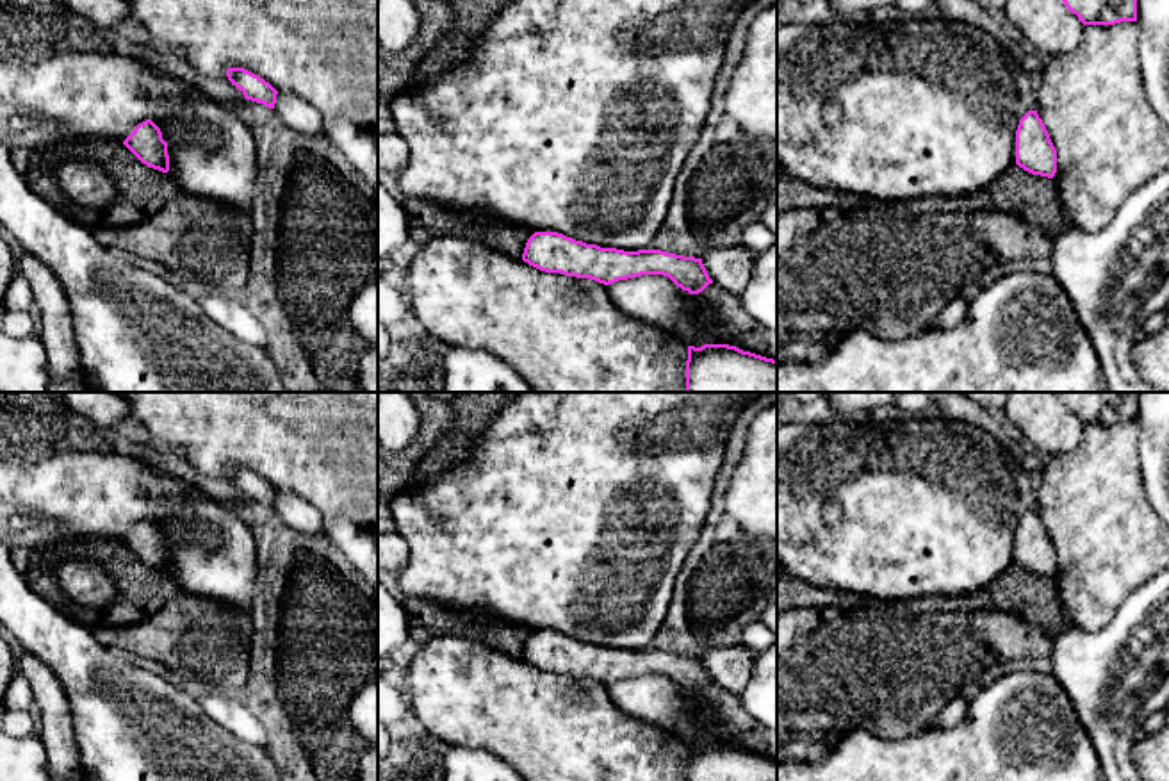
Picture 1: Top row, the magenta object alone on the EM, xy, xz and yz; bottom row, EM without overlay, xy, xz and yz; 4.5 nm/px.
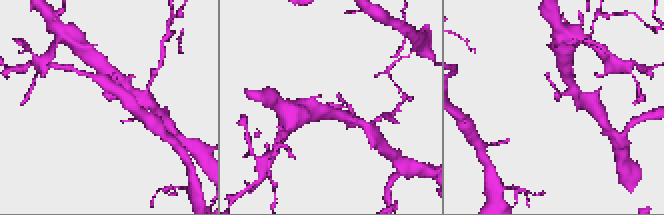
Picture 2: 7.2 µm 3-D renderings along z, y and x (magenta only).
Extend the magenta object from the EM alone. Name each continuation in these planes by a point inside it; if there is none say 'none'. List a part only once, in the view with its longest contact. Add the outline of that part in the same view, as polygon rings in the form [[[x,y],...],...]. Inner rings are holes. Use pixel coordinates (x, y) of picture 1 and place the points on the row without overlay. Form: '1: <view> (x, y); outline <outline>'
none

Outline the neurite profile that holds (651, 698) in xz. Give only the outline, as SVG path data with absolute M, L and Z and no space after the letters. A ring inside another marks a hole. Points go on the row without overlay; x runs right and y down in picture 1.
M642 674L606 686L611 701L633 719L659 729L675 729L683 699L668 676Z

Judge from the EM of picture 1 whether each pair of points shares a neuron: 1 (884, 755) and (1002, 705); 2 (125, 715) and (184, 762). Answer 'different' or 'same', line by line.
1: same
2: same

